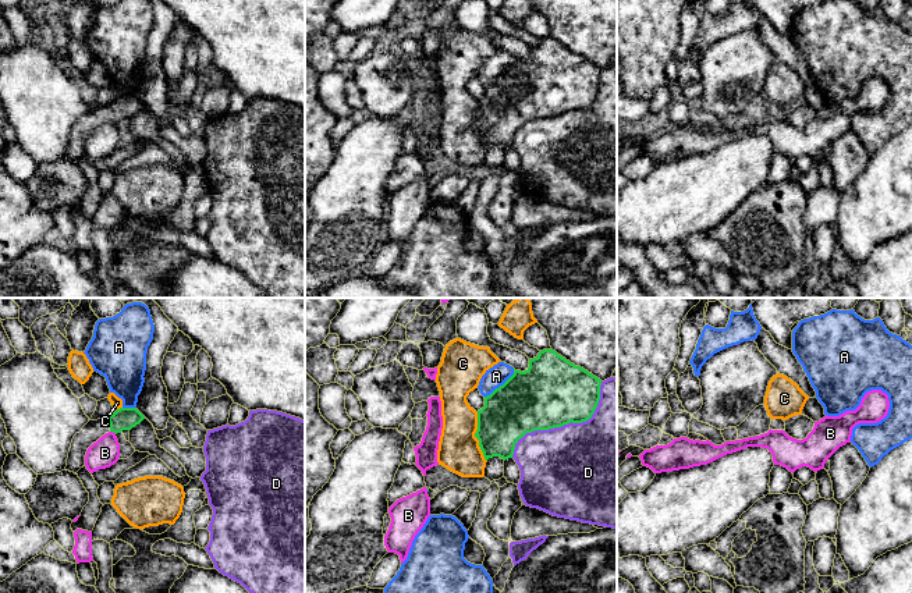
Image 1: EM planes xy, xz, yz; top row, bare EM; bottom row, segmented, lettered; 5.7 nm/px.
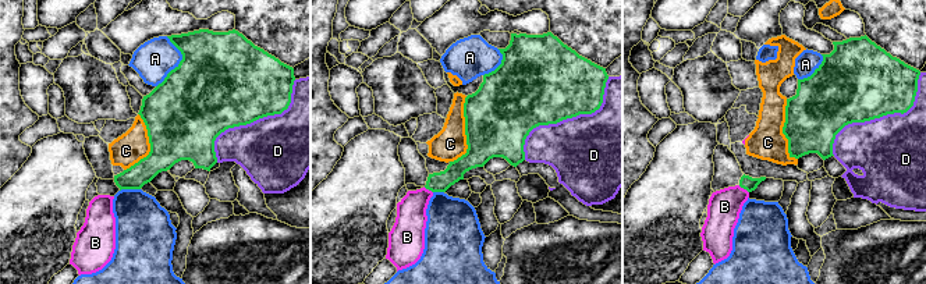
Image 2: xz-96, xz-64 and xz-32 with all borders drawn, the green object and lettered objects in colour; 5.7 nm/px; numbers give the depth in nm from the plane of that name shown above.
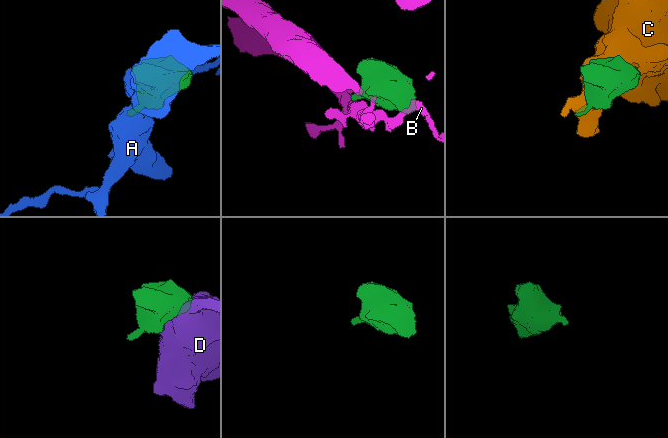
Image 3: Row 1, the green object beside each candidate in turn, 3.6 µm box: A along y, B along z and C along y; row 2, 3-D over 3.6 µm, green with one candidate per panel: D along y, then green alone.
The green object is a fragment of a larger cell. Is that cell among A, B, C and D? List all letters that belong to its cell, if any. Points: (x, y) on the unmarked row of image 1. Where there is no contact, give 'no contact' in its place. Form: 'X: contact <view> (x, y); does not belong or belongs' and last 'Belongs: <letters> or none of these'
A: contact xz (500, 74); does not belong
B: contact xy (113, 120); does not belong
C: contact xz (475, 124); does not belong
D: contact xz (563, 113); does not belong
Belongs: none of these

